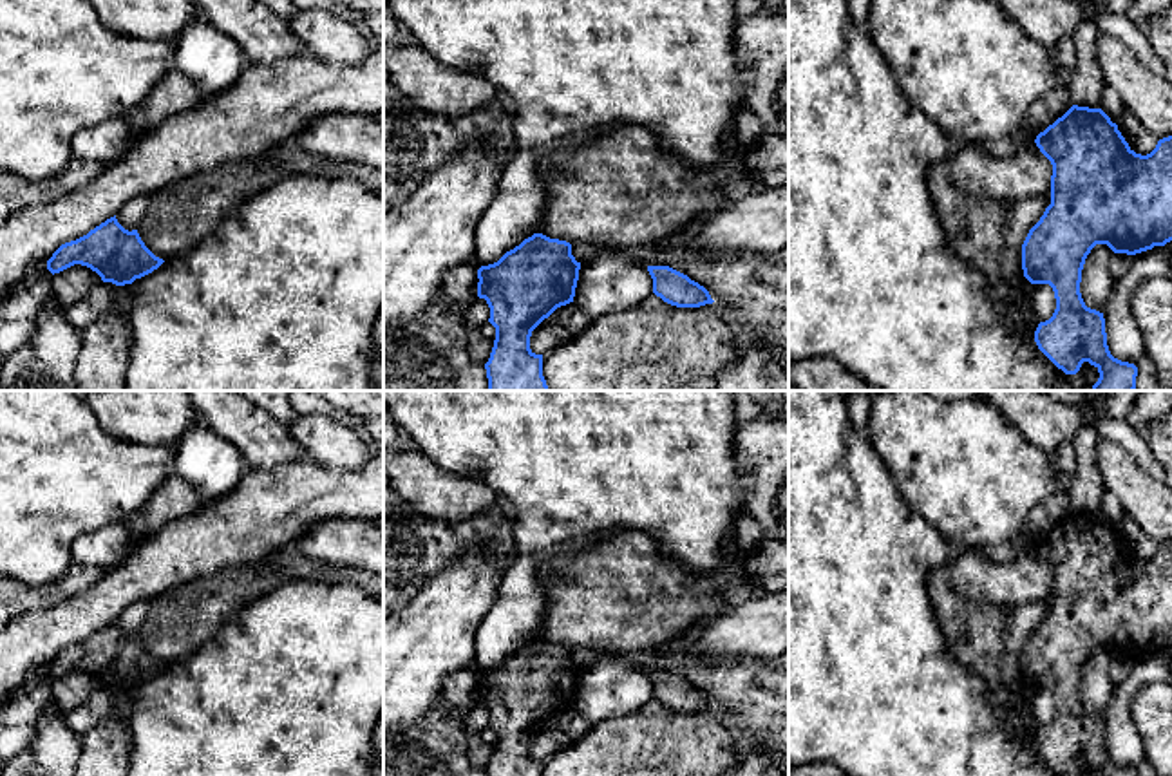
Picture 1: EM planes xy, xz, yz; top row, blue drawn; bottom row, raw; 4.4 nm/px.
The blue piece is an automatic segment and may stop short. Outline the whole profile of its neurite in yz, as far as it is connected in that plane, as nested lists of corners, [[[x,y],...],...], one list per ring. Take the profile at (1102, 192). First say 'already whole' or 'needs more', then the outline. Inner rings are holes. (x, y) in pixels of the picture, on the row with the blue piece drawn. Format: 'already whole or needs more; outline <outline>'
already whole; outline [[[1073,105],[1035,143],[1053,165],[1051,204],[1022,244],[1022,270],[1031,284],[1049,284],[1056,298],[1053,317],[1038,324],[1035,342],[1065,374],[1076,374],[1083,362],[1094,365],[1100,378],[1091,391],[1134,391],[1138,367],[1111,355],[1103,313],[1082,298],[1082,270],[1096,244],[1136,255],[1172,241],[1172,136],[1141,156],[1101,109]]]

